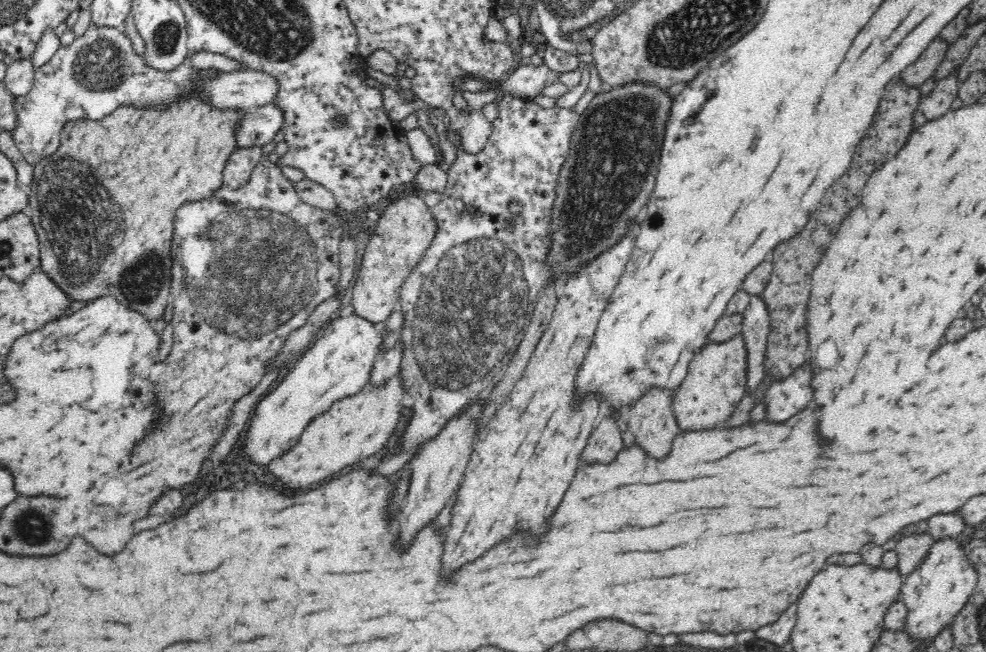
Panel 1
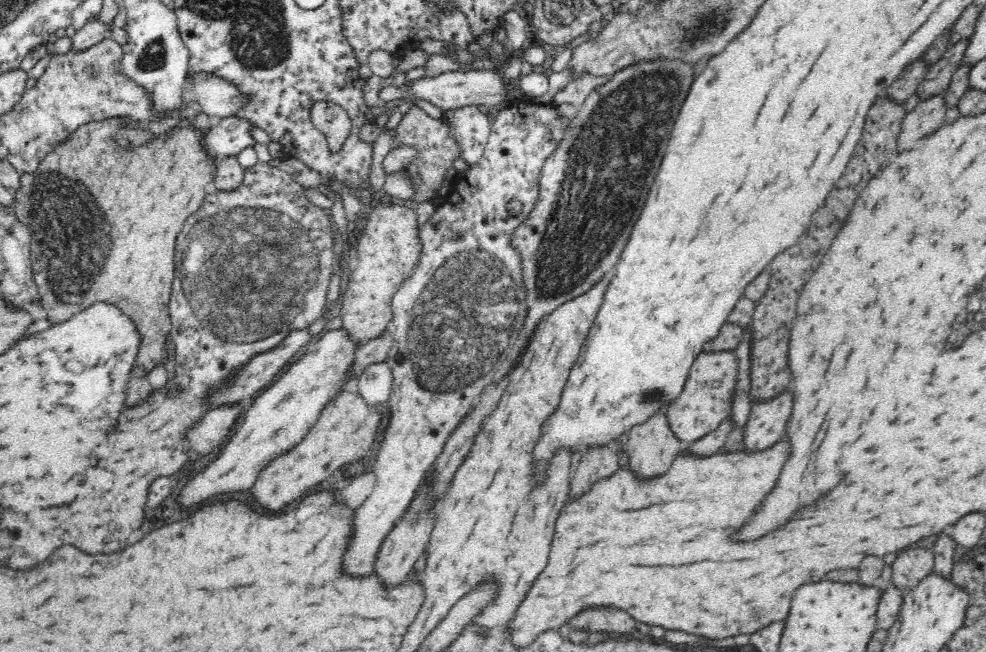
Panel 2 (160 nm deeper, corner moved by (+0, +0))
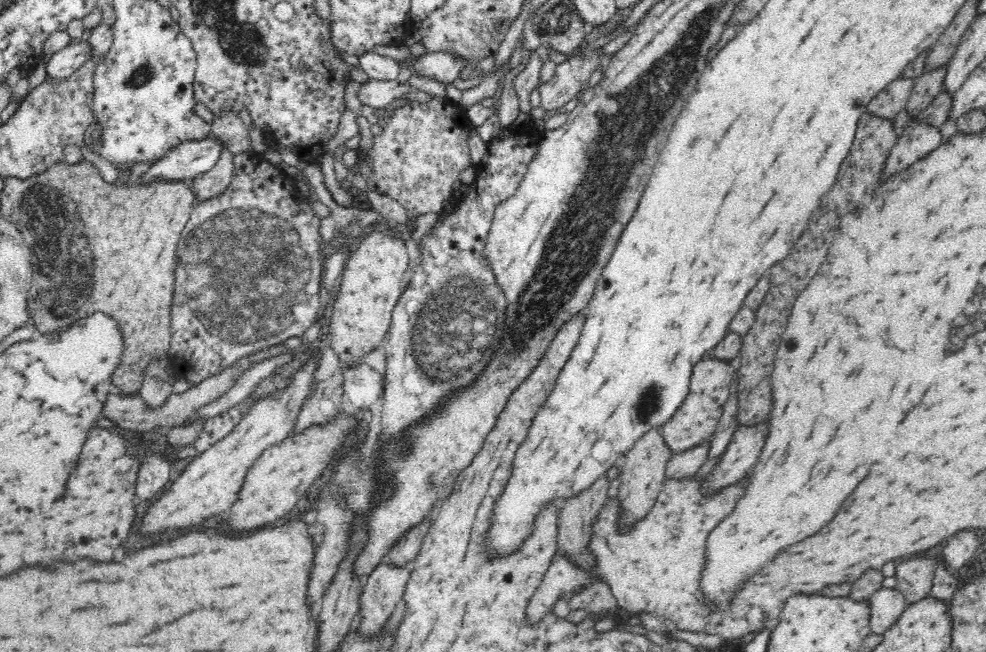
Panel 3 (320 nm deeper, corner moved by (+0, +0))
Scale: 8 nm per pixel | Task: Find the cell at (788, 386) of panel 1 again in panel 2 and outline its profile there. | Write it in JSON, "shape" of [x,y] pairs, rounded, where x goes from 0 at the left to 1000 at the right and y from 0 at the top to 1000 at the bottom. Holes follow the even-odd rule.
{"shape":[[[795,601],[781,617],[765,618],[761,641],[755,653],[755,690],[767,693],[785,684],[793,675],[797,644],[803,632],[803,604]]]}

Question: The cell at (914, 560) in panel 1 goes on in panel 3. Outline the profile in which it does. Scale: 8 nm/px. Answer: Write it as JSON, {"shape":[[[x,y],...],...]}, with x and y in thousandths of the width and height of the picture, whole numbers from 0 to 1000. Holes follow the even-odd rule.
{"shape":[[[925,856],[909,868],[909,899],[916,908],[918,923],[927,926],[943,913],[948,882],[945,859],[939,856]]]}

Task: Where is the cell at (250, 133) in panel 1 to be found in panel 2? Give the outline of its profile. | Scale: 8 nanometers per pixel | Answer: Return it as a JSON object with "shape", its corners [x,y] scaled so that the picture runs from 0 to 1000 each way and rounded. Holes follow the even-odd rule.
{"shape":[[[230,179],[220,193],[213,195],[201,219],[207,225],[211,244],[219,252],[227,241],[239,241],[247,227],[261,219],[254,207],[254,193],[249,184]]]}

